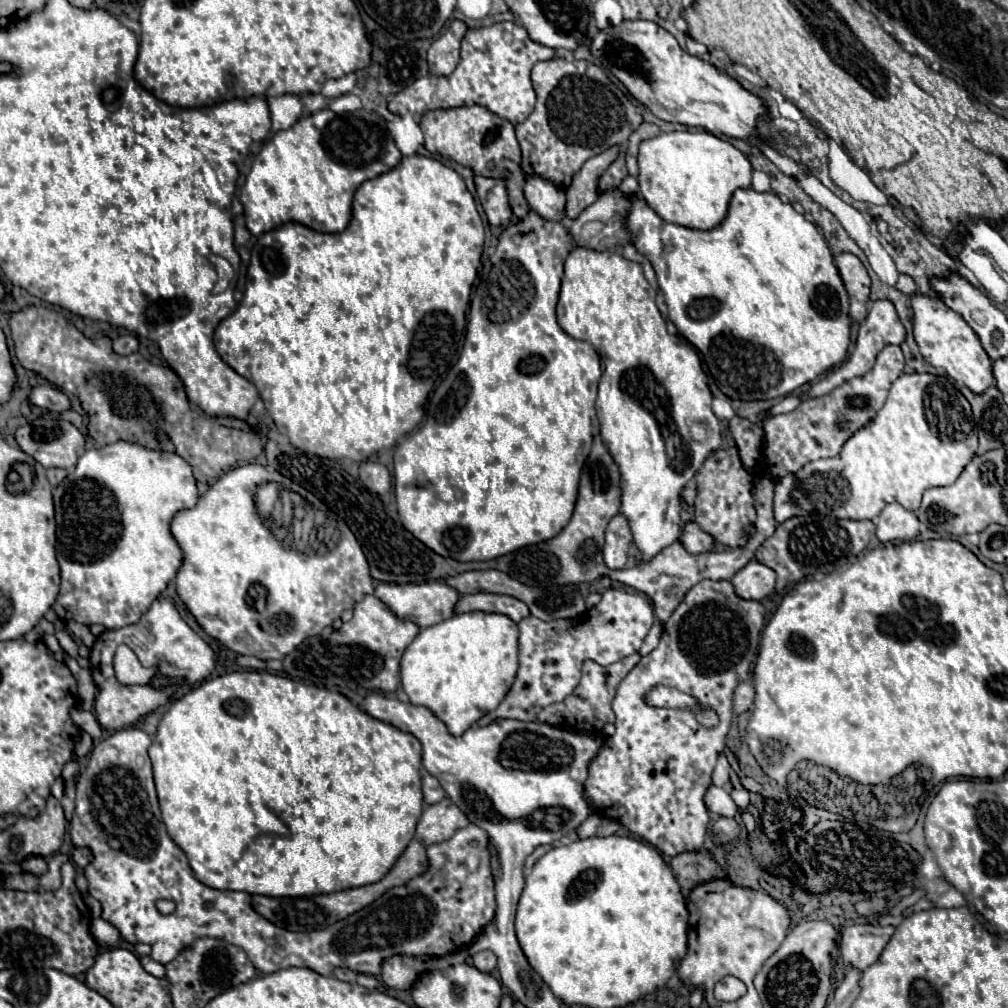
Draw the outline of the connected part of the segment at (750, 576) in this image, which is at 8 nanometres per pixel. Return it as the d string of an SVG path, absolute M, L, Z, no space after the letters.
M752 559L732 577L732 583L742 599L764 599L774 591L776 573L760 561Z

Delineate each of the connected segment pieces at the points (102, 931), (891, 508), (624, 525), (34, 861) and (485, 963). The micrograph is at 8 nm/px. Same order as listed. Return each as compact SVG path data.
M94 919L90 925L90 933L100 947L116 947L120 941L120 933L104 919Z
M890 503L890 505L886 505L882 509L882 513L876 519L876 537L880 541L894 541L894 539L898 539L898 541L912 541L912 539L918 537L918 527L920 527L920 521L918 521L918 517L912 511L906 511L898 503Z
M616 515L610 519L606 527L606 543L602 549L606 567L624 569L630 549L632 549L632 533L628 531L628 521L622 515Z
M28 857L28 859L24 859L22 869L28 873L34 873L34 875L44 875L48 871L48 863L44 857Z
M480 951L472 955L472 965L482 973L492 973L496 969L496 957L488 951Z

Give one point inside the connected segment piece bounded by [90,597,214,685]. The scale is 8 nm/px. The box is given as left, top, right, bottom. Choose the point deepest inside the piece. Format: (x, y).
(161, 637)

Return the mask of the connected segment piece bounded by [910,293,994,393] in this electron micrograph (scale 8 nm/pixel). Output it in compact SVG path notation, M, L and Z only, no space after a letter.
M916 293L910 297L910 309L912 309L914 341L916 341L922 357L930 365L946 369L946 373L952 379L962 381L968 389L972 389L976 393L986 391L986 387L994 385L990 357L986 355L976 333L956 311L946 307L940 297L928 297L922 293Z

